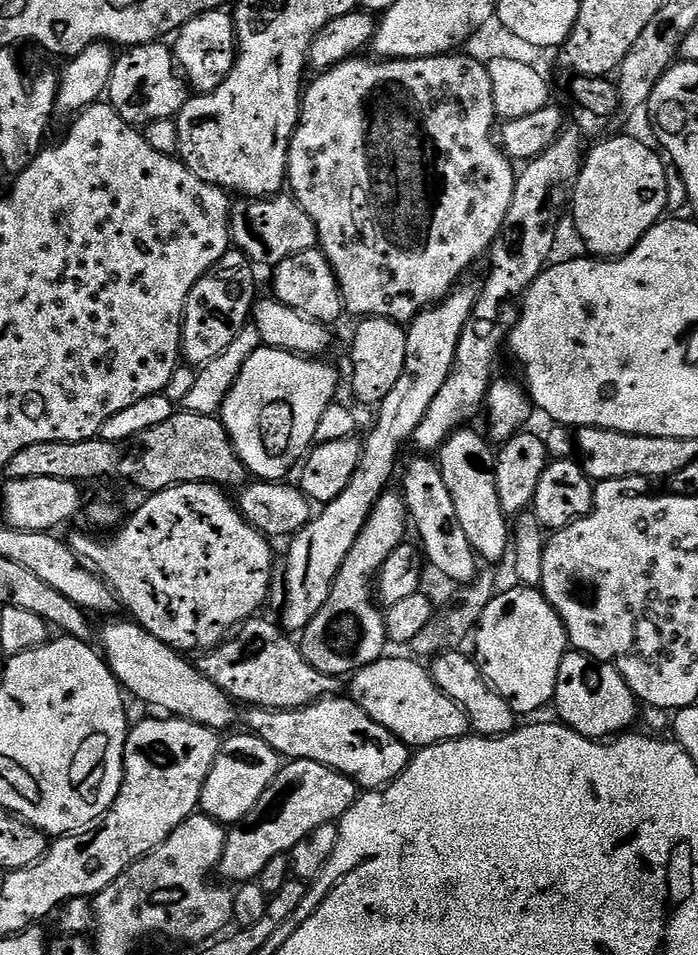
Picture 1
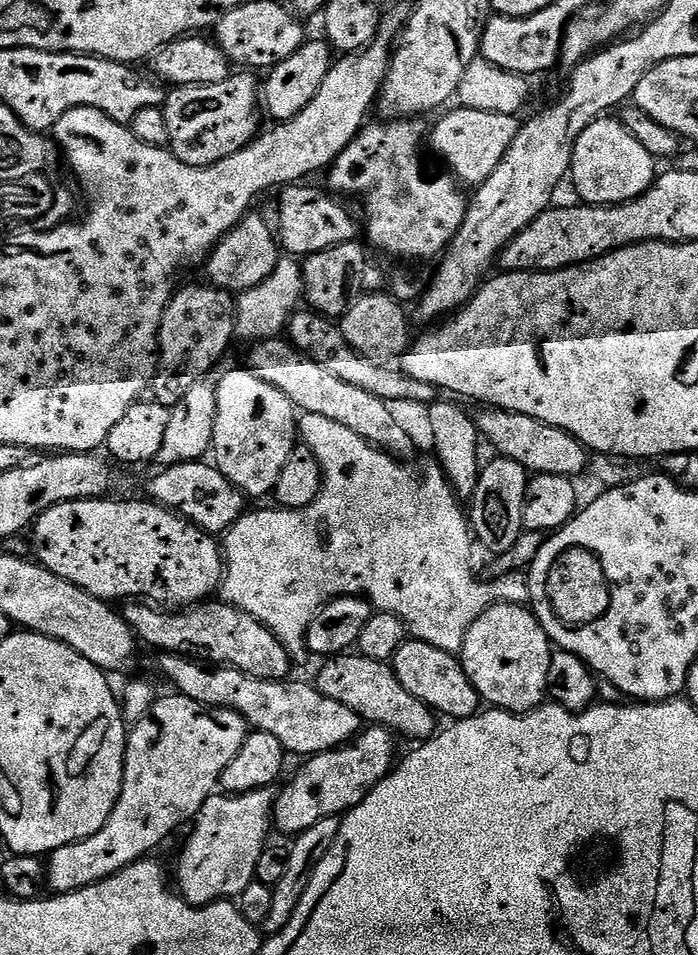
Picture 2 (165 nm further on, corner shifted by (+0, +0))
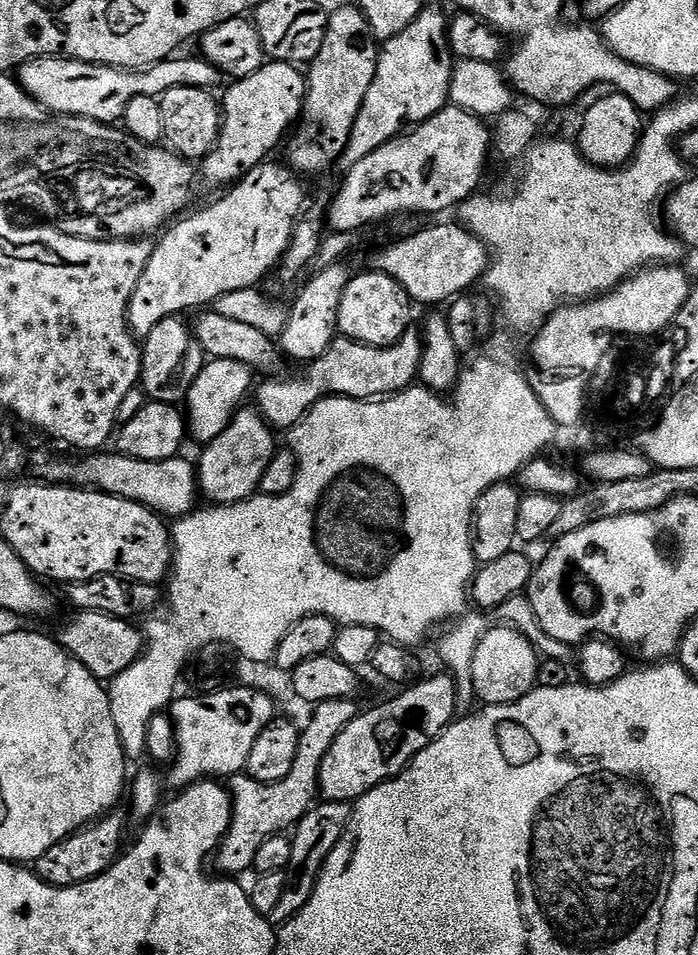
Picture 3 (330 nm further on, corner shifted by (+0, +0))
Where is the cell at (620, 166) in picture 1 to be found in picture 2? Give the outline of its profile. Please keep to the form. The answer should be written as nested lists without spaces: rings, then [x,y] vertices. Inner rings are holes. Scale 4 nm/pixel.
[[[601,118],[582,130],[574,146],[570,184],[572,180],[579,199],[585,204],[625,204],[637,200],[647,188],[652,187],[658,175],[656,164],[646,146],[642,146],[634,134],[627,132],[619,119]]]

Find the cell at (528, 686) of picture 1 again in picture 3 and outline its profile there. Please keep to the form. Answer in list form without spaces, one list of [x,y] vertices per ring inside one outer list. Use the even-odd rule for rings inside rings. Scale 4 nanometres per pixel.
[[[498,627],[491,629],[481,640],[476,641],[474,650],[474,690],[485,705],[513,704],[522,699],[527,692],[537,687],[536,675],[540,669],[541,657],[534,645],[518,629]]]

